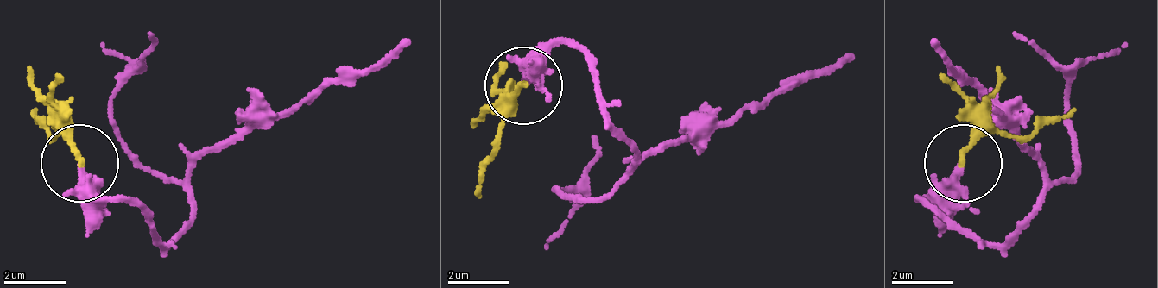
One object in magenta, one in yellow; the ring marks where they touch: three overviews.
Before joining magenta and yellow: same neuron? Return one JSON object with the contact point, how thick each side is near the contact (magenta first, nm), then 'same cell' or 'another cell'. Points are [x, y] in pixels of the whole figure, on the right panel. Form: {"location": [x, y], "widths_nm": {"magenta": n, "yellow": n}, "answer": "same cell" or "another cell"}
{"location": [963, 163], "widths_nm": {"magenta": 320, "yellow": 180}, "answer": "same cell"}

